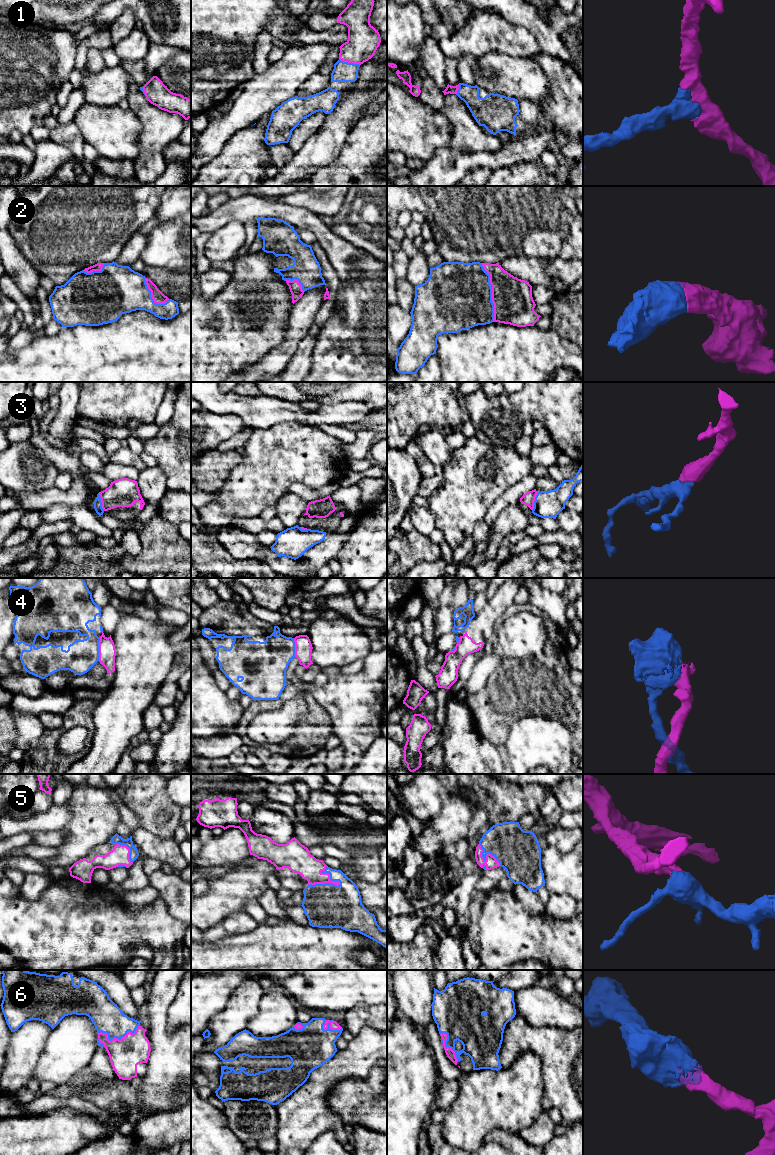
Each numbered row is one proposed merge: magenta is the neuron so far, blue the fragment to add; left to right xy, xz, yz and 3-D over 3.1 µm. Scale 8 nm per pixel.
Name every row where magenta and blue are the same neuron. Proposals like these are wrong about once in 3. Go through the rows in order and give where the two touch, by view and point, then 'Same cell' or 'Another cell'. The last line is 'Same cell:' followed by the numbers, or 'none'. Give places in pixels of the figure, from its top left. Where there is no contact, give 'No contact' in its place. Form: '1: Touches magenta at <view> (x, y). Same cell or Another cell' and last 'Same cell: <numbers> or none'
1: Touches magenta at xz (349, 62). Same cell
2: Touches magenta at yz (492, 292). Same cell
3: Touches magenta at yz (534, 500). Same cell
4: Touches magenta at xy (99, 649). Another cell
5: Touches magenta at xz (324, 882). Same cell
6: Touches magenta at xy (118, 1039). Same cell
Same cell: 1, 2, 3, 5, 6

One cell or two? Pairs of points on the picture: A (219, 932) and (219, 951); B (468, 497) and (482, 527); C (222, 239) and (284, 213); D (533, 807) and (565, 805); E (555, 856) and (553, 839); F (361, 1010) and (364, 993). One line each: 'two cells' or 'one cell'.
A: two cells
B: two cells
C: two cells
D: two cells
E: two cells
F: two cells

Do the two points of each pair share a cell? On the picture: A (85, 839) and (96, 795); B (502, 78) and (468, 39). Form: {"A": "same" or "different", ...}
{"A": "same", "B": "different"}

